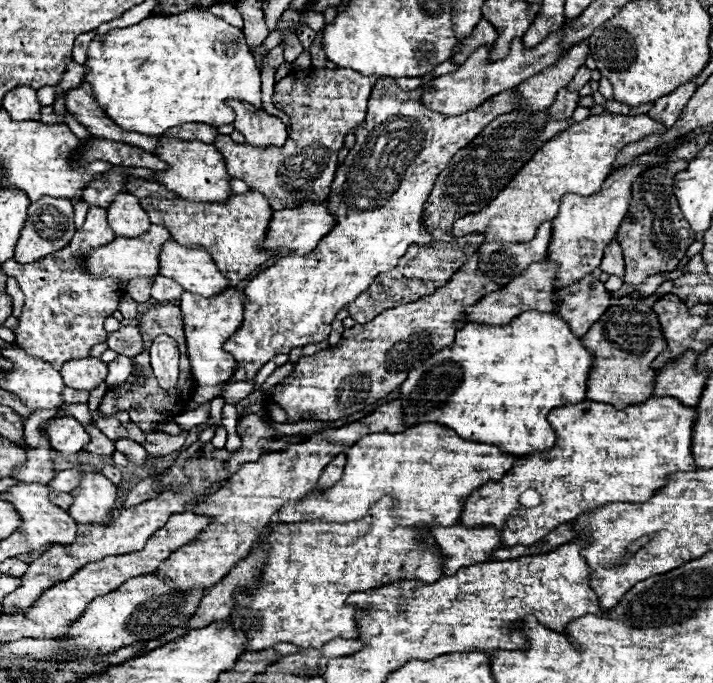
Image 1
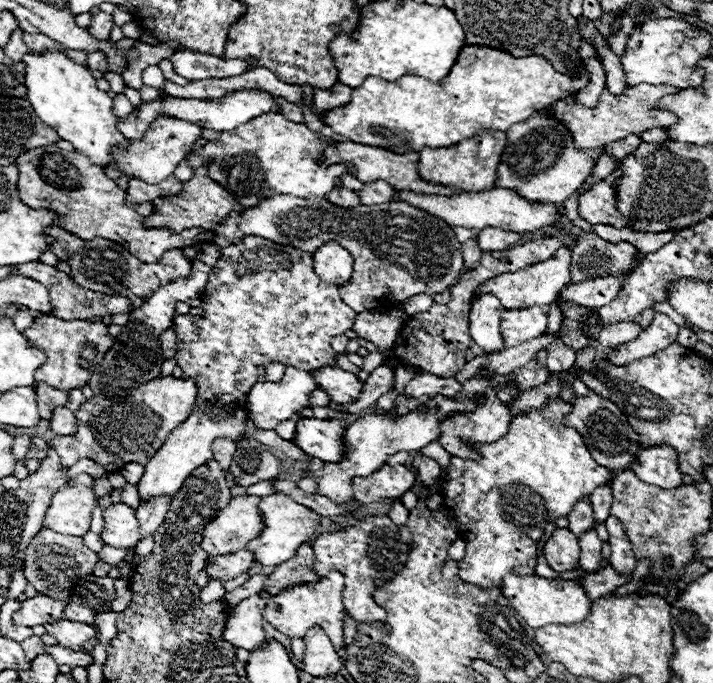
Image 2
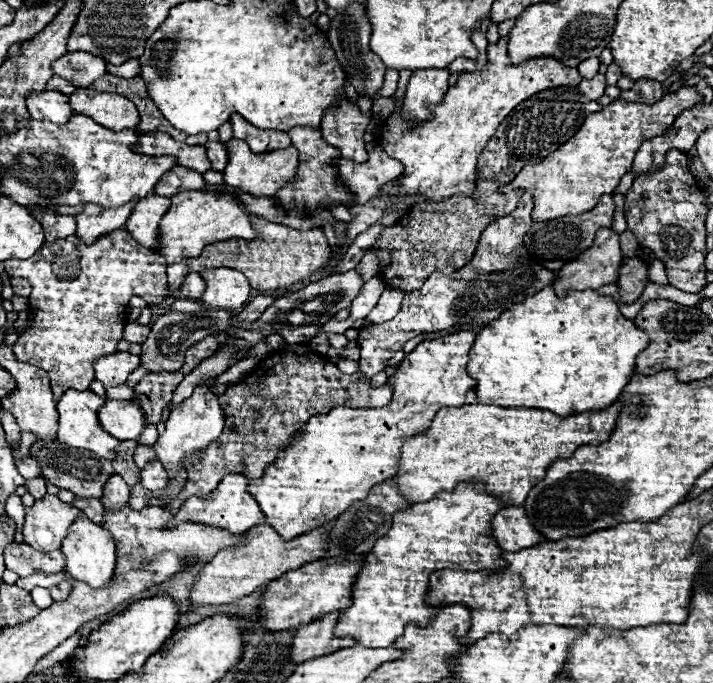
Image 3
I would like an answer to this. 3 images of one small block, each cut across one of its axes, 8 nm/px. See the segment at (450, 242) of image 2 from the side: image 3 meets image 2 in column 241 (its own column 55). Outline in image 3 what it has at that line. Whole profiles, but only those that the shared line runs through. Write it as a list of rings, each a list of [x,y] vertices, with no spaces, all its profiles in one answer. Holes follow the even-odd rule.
[[[34,208],[32,216],[42,224],[44,234],[46,234],[46,242],[54,242],[58,238],[66,238],[76,232],[74,216],[62,216],[50,208]]]

